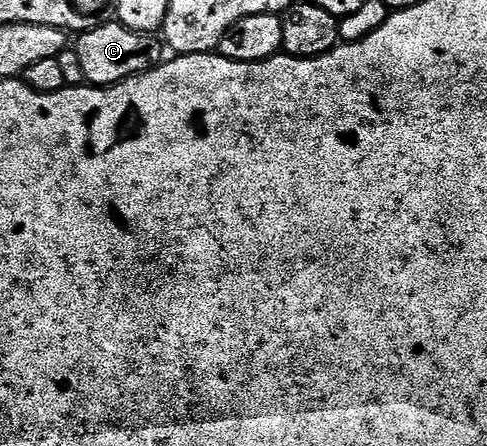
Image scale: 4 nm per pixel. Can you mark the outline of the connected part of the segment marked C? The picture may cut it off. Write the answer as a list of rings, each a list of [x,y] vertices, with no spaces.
[[[118,20],[106,22],[102,27],[79,34],[75,38],[74,48],[82,62],[82,75],[92,87],[117,85],[131,77],[137,77],[165,65],[170,59],[170,50],[156,33],[143,33],[126,27]]]

